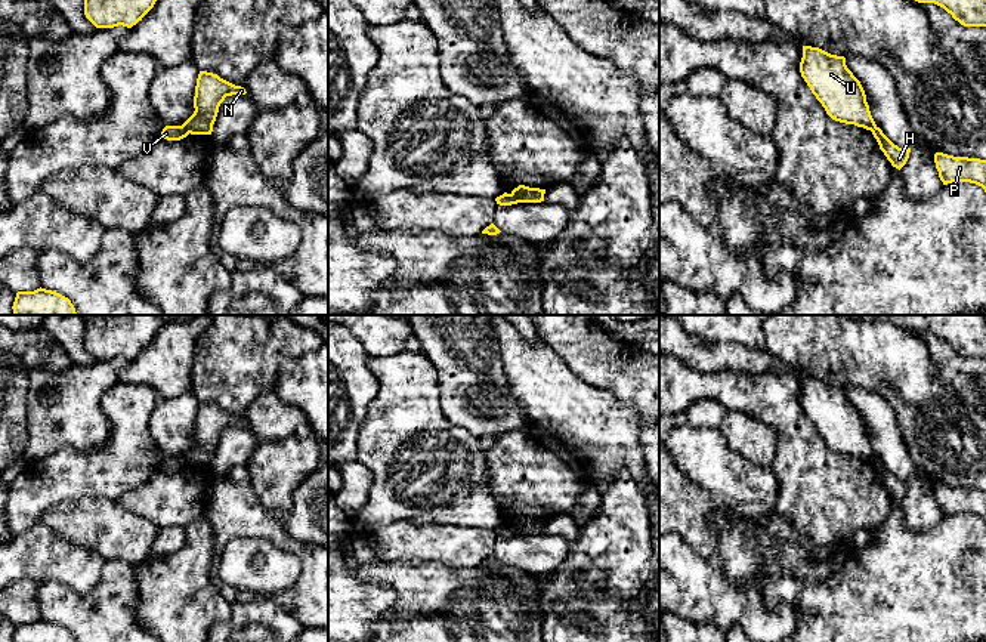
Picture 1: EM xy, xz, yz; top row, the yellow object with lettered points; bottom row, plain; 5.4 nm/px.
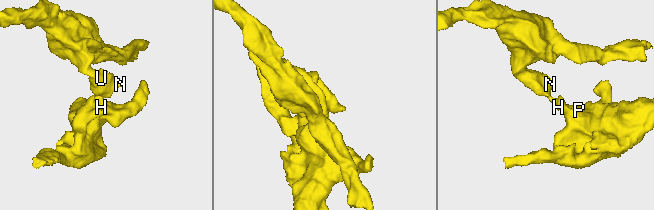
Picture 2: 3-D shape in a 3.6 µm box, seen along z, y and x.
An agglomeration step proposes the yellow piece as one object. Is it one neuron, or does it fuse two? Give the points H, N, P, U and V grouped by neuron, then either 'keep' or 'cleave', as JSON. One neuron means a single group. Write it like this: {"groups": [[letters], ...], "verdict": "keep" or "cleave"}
{"groups": [["H", "P", "V"], ["N", "U"]], "verdict": "cleave"}

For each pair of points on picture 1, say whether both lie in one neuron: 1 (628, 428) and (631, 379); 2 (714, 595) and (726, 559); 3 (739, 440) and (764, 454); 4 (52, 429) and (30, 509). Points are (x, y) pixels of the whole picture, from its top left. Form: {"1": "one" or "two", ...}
{"1": "two", "2": "two", "3": "one", "4": "two"}

